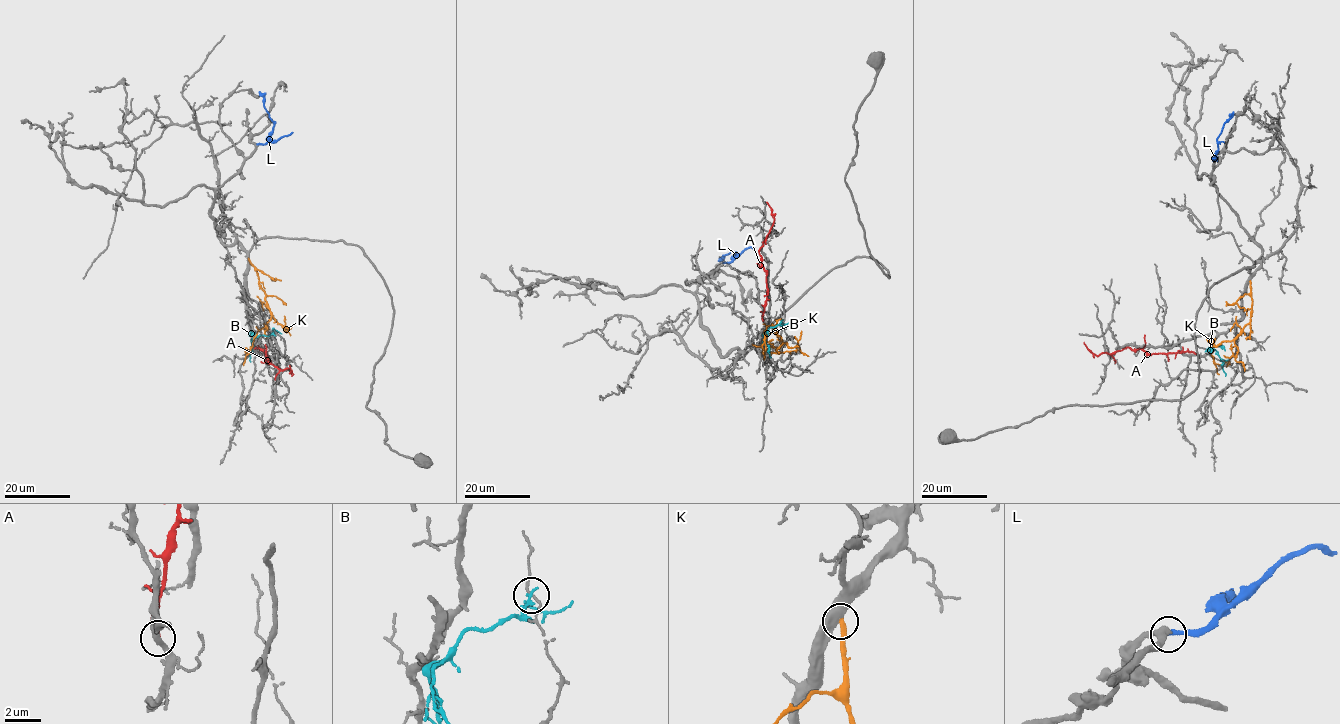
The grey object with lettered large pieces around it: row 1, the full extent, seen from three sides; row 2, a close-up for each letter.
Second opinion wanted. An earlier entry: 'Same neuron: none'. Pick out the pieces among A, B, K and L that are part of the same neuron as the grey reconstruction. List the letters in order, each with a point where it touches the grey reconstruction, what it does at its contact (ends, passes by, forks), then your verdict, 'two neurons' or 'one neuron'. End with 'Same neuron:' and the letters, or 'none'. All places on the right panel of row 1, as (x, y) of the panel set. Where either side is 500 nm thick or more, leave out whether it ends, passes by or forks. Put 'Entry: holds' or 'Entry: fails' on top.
Entry: fails
A: (1196, 354) | it ends | two neurons
B: (1206, 351) | it ends | two neurons
K: (1250, 281) | two neurons
L: (1215, 157) | it ends | one neuron
Same neuron: L

